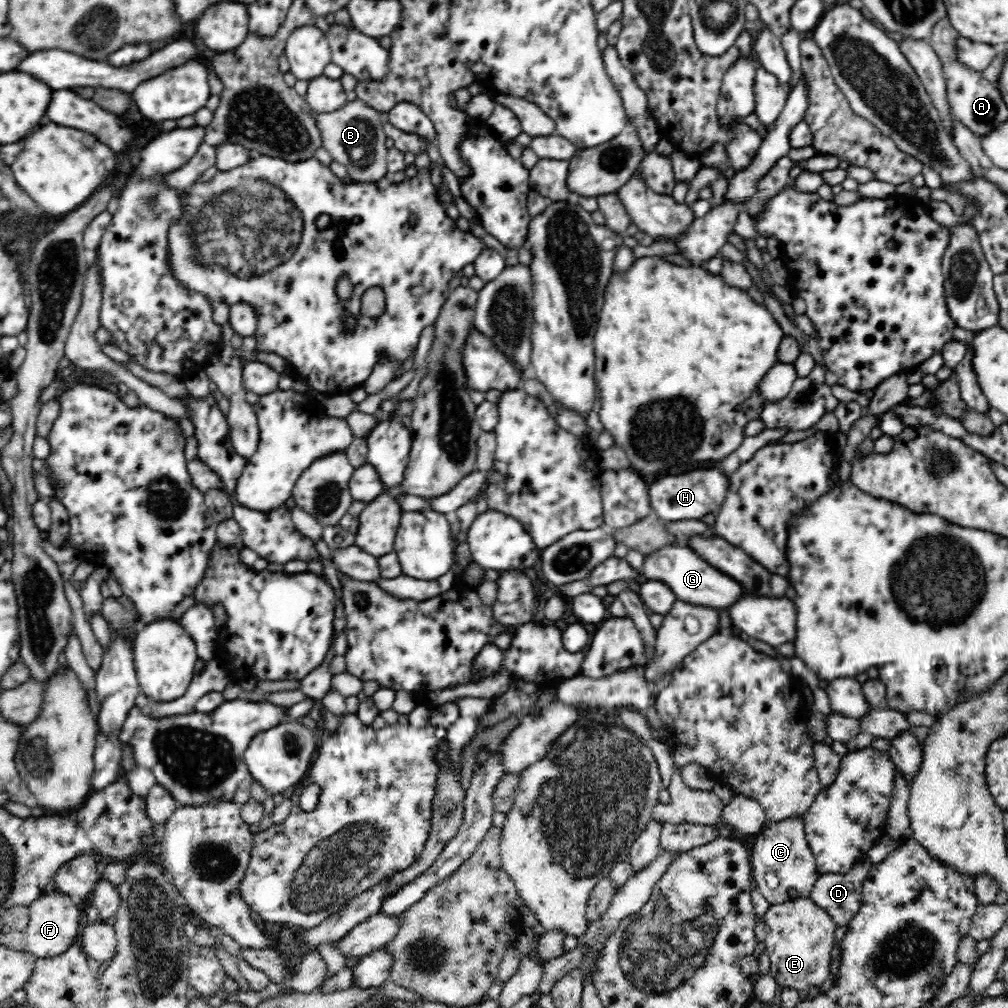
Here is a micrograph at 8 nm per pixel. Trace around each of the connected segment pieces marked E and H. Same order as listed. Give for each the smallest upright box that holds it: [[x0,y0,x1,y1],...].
[[764,897,839,994],[647,465,730,523]]

